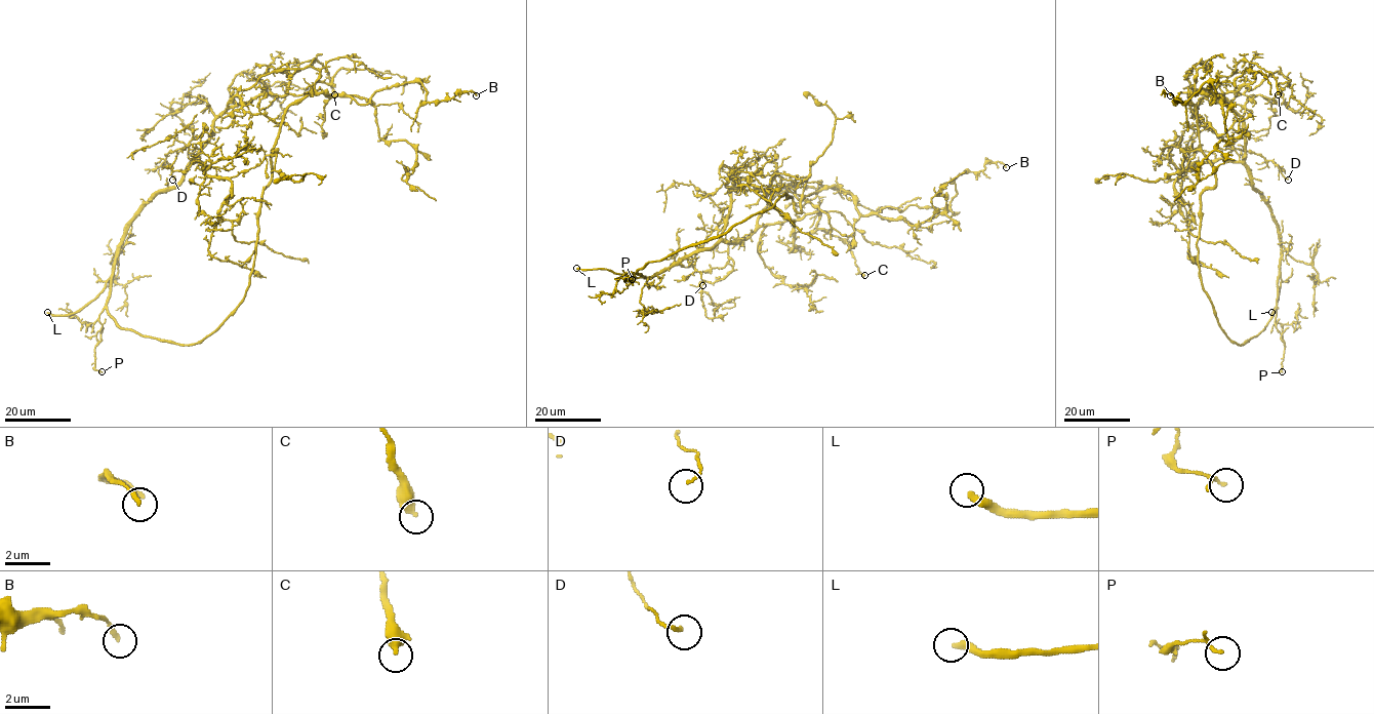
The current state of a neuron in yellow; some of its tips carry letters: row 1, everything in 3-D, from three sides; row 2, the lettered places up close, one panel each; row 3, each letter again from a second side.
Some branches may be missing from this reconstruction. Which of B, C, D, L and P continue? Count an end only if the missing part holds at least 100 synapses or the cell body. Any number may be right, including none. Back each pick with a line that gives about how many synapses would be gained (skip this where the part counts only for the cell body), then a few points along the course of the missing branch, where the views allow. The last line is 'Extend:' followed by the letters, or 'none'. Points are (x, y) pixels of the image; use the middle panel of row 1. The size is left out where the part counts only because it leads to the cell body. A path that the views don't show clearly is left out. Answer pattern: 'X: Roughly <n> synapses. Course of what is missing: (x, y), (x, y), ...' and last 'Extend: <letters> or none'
Extend: L

